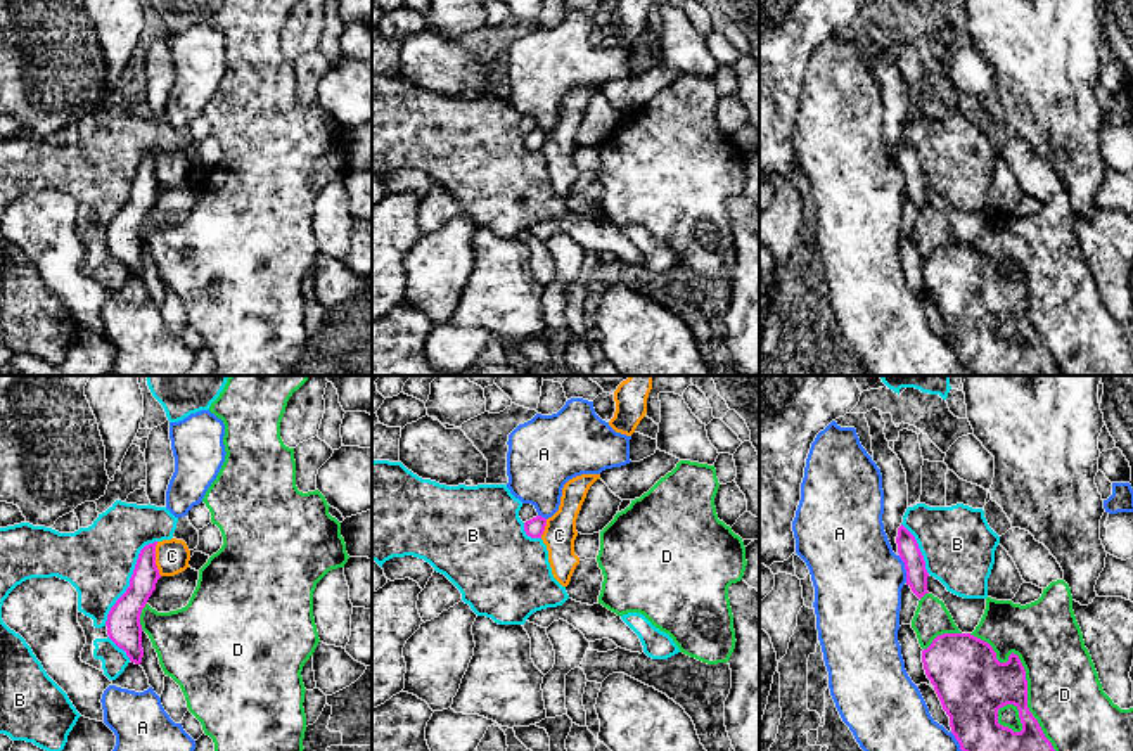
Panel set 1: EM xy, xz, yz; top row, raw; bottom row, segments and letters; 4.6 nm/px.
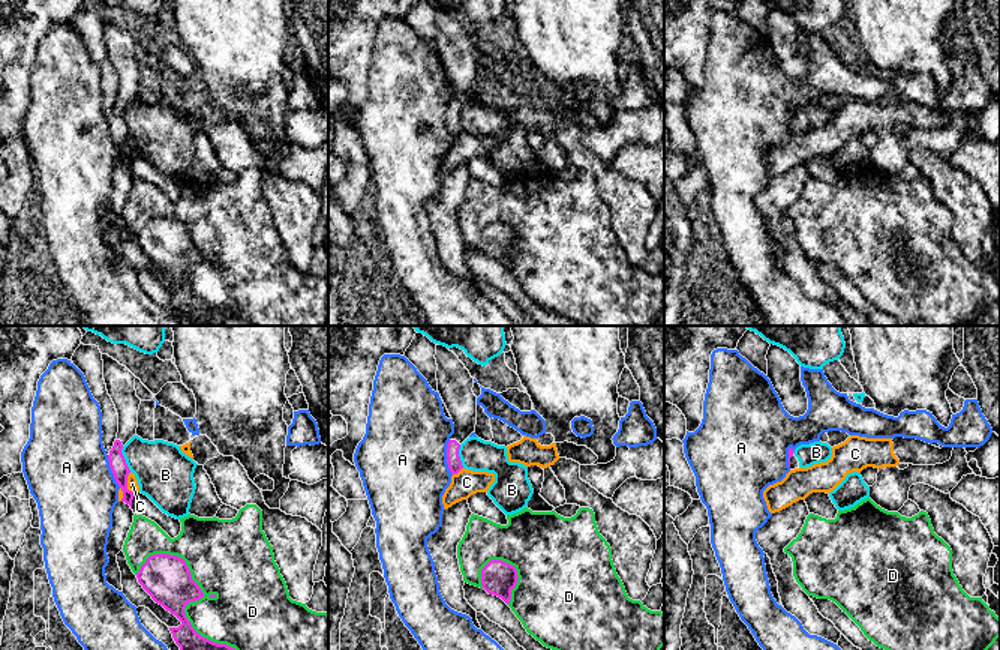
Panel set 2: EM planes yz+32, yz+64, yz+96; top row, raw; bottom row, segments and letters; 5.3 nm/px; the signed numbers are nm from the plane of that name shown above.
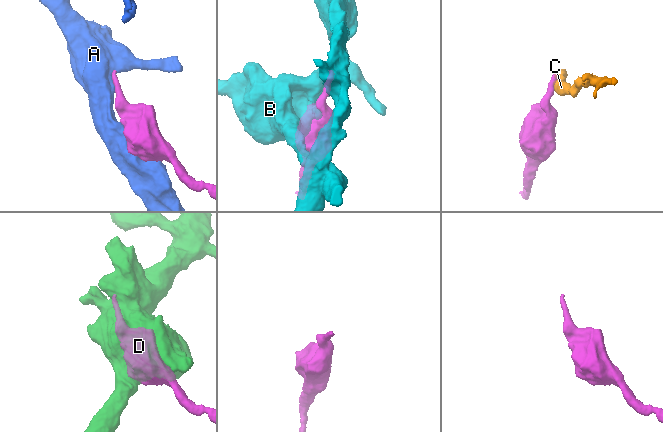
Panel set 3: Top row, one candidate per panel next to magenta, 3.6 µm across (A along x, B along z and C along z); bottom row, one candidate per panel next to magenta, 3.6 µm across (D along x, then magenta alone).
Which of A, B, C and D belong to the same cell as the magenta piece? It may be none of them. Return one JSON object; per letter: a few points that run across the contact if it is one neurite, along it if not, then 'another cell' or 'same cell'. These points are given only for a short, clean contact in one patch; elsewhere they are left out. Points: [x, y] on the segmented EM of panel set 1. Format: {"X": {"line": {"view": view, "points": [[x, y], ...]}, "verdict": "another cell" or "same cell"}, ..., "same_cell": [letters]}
{"A": {"verdict": "another cell"}, "B": {"verdict": "another cell"}, "C": {"line": {"view": "xy", "points": [[156, 542], [156, 568], [161, 575]]}, "verdict": "another cell"}, "D": {"verdict": "another cell"}, "same_cell": []}

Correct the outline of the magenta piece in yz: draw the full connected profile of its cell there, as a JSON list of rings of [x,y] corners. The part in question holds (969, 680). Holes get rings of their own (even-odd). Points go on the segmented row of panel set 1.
[[[943,633],[922,651],[922,663],[962,751],[1055,751],[1027,708],[1026,670],[1017,654],[1000,663],[988,642],[970,633]],[[1007,704],[1019,709],[1021,732],[998,723],[998,709]]]

